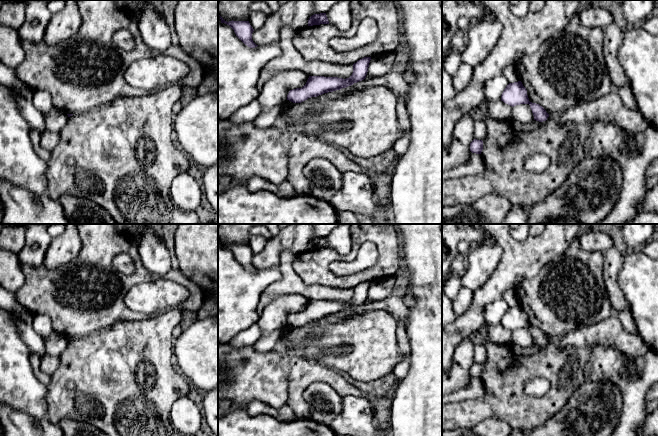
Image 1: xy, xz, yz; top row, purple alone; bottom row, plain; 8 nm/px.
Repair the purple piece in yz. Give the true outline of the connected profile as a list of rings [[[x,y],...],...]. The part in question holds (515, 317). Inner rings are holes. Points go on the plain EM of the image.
[[[521,305],[509,307],[501,319],[501,325],[512,331],[520,328],[529,328],[536,345],[543,346],[549,341],[549,338],[542,330],[529,325],[527,314]]]

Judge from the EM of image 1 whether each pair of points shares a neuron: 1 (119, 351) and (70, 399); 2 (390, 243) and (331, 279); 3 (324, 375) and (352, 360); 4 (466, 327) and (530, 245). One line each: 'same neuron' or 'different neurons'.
1: same neuron
2: same neuron
3: different neurons
4: same neuron

